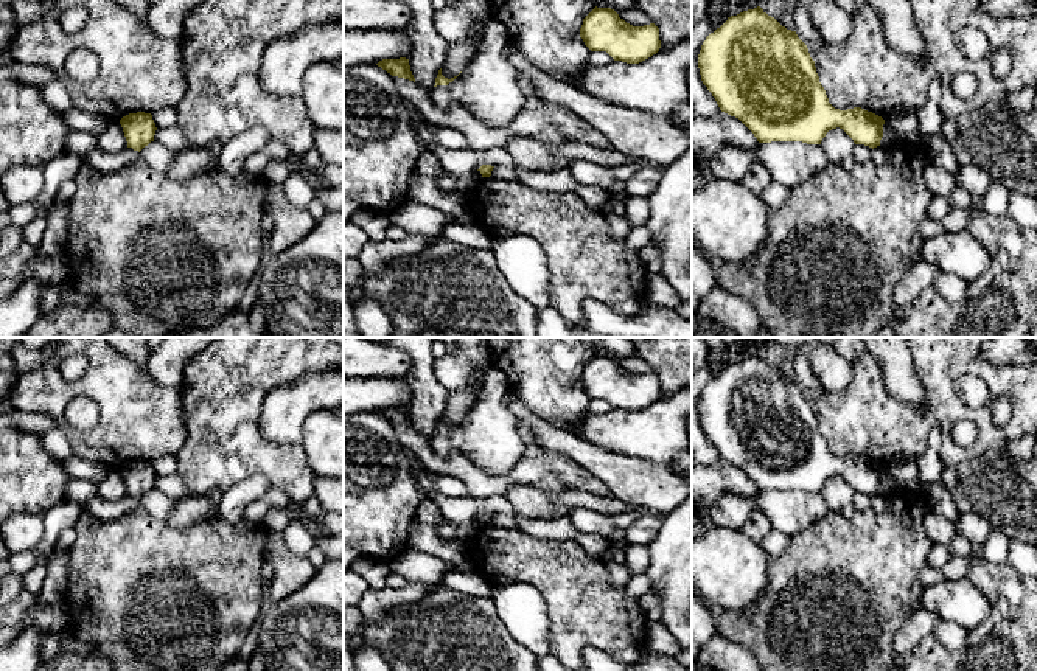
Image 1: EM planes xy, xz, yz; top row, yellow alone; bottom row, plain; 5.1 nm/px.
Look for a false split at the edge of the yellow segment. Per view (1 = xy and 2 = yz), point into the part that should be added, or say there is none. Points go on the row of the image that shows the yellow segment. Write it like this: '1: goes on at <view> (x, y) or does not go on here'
1: does not go on here
2: does not go on here

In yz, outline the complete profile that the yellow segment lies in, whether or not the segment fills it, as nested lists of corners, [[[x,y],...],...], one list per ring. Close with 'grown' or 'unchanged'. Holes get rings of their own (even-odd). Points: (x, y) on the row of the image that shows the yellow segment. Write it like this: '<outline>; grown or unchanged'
[[[760,6],[728,17],[711,33],[701,45],[698,68],[720,110],[738,118],[759,143],[821,144],[829,130],[840,127],[855,144],[880,146],[885,120],[861,107],[835,109],[819,82],[807,45],[796,31],[782,26]]]; unchanged

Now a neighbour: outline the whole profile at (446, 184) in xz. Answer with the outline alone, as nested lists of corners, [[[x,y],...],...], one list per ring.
[[[445,169],[438,177],[435,177],[435,182],[442,193],[459,194],[457,179],[454,176],[451,176],[449,172],[446,172]]]

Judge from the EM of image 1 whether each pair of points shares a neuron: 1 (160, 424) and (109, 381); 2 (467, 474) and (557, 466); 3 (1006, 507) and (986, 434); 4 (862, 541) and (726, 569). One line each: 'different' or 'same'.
1: same
2: same
3: different
4: different

